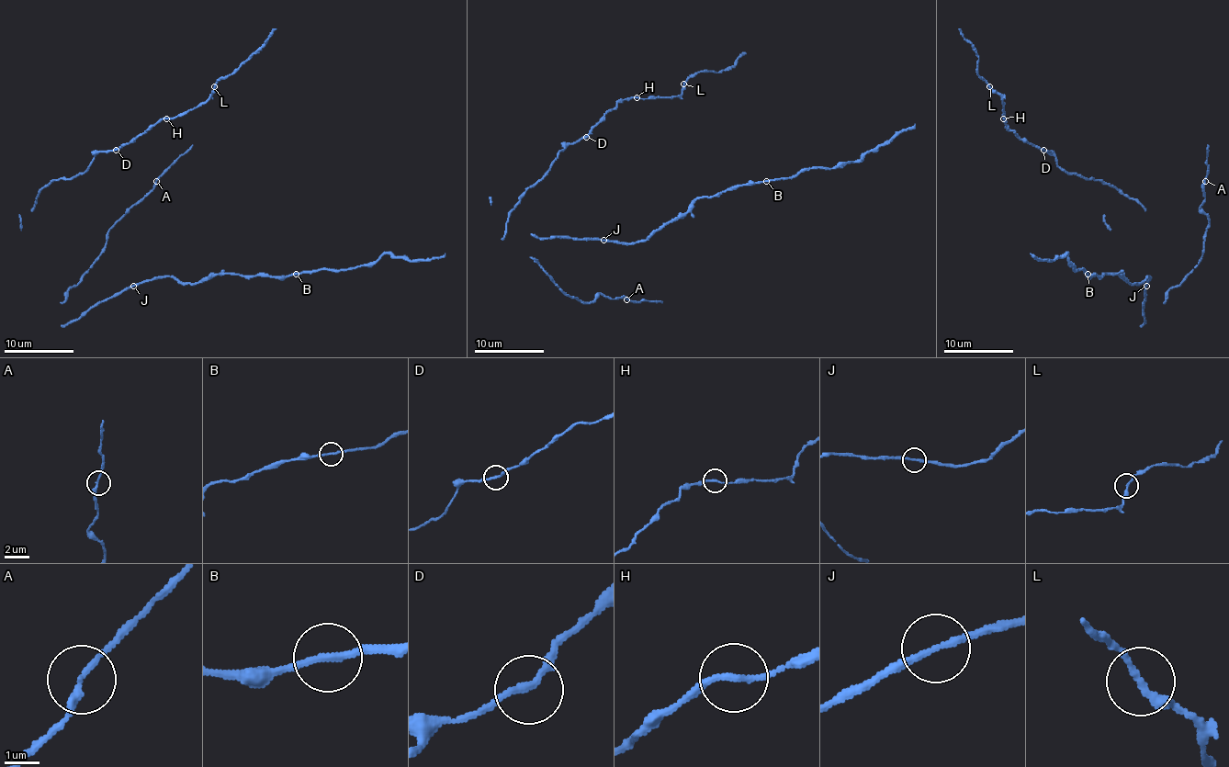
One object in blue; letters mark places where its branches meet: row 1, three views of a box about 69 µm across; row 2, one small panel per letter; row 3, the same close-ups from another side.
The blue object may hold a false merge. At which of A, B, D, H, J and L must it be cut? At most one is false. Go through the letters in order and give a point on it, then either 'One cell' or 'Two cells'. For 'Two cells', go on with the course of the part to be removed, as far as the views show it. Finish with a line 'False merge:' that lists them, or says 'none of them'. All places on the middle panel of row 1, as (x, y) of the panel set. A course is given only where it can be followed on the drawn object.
A: Place: (626, 299). One cell
B: Place: (766, 181). One cell
D: Place: (586, 137). One cell
H: Place: (637, 97). One cell
J: Place: (603, 240). One cell
L: Place: (683, 84). One cell
False merge: none of them

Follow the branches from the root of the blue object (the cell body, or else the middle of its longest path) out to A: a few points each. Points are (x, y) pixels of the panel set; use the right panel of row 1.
A: (1168, 288), (1191, 271), (1201, 255), (1209, 224), (1209, 218), (1200, 208), (1205, 198), (1205, 181)

